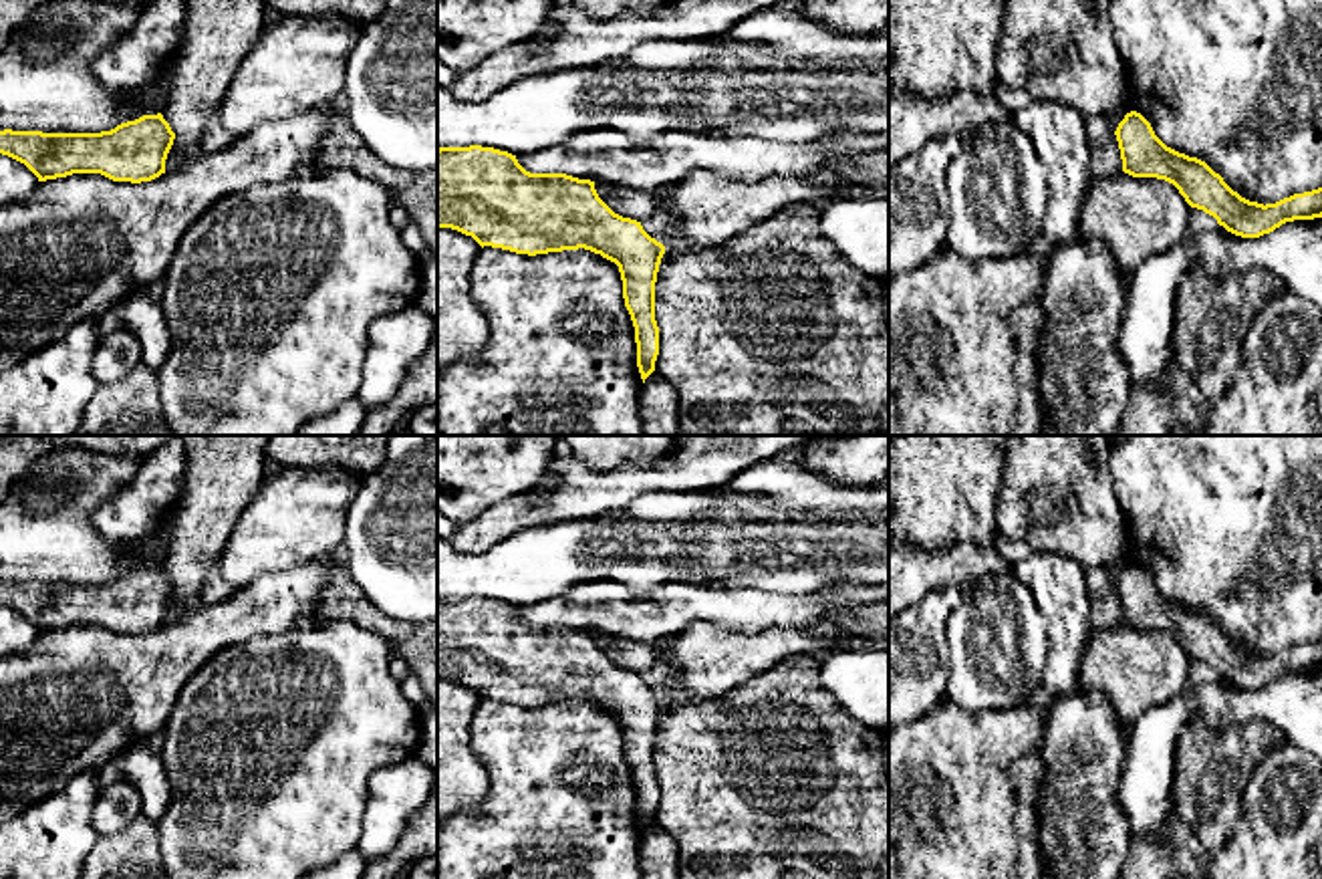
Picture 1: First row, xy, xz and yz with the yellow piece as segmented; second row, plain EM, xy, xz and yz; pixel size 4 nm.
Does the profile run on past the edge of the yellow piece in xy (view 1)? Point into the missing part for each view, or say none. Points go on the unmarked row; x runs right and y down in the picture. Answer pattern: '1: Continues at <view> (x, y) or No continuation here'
1: No continuation here

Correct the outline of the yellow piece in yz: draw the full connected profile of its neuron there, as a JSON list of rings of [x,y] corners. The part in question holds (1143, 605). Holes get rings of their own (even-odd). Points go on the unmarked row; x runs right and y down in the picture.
[[[1137,562],[1125,567],[1114,587],[1125,625],[1173,635],[1191,659],[1213,667],[1235,687],[1260,689],[1286,673],[1322,669],[1322,639],[1266,657],[1249,653],[1205,613],[1167,599]]]

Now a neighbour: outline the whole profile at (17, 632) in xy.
[[[0,605],[0,659],[24,651],[38,629],[20,613]]]

